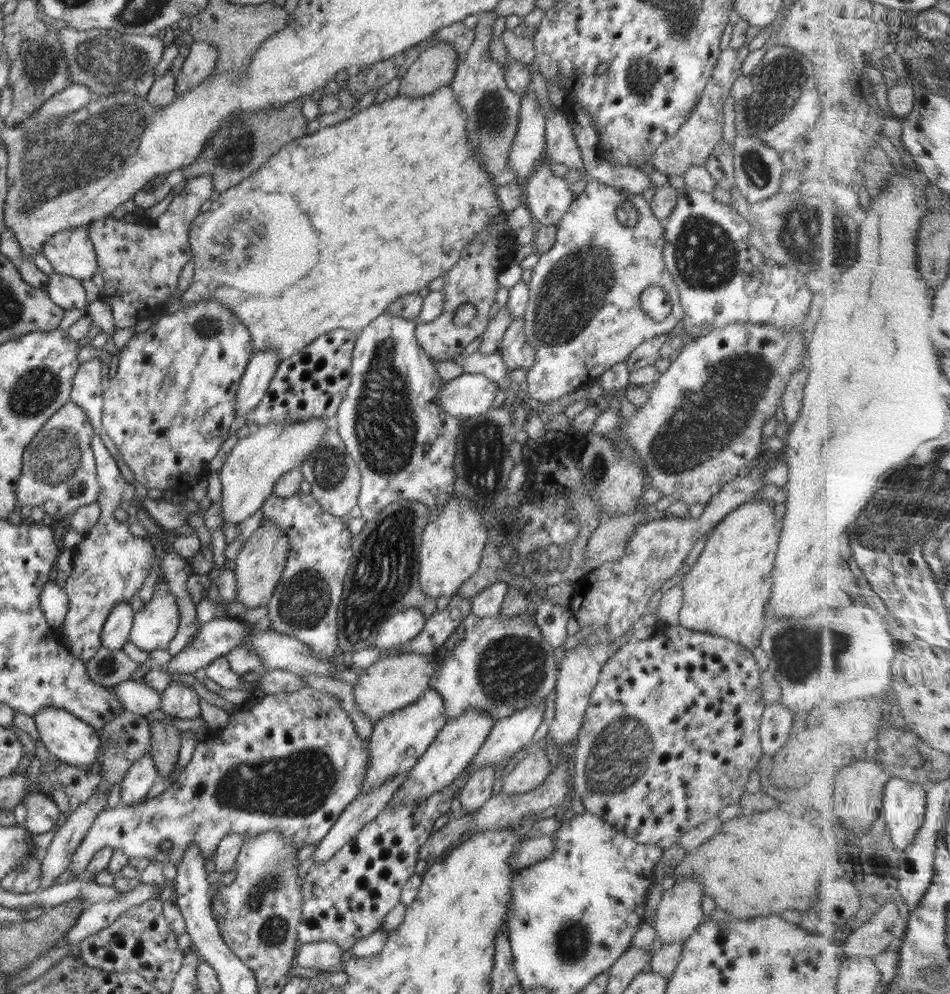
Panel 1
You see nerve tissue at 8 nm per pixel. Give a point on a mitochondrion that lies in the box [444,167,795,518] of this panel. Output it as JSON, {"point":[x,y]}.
{"point":[703,427]}

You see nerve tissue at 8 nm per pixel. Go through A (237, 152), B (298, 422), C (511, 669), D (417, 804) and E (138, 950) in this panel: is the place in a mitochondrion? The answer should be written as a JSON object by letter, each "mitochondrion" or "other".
{"A":"mitochondrion","B":"other","C":"mitochondrion","D":"other","E":"other"}

